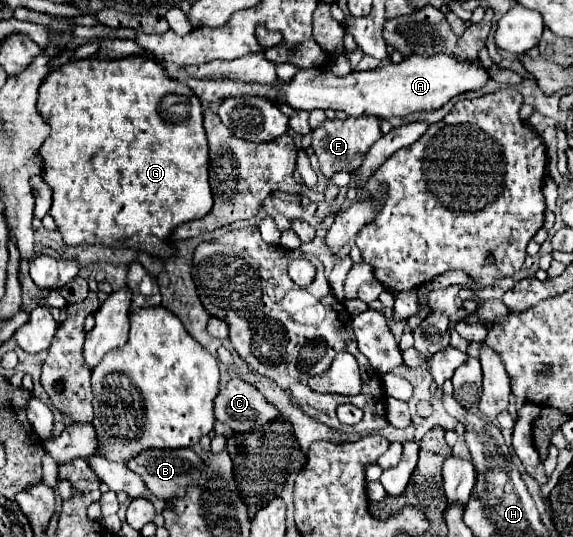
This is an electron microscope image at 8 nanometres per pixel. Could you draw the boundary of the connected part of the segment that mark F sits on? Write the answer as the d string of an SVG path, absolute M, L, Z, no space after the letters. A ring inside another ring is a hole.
M335 117L335 119L325 119L317 129L313 129L311 149L319 159L321 175L327 177L327 189L325 189L327 201L333 201L339 193L339 187L335 187L331 177L339 171L353 173L355 165L359 165L359 157L363 157L363 153L367 153L367 147L371 147L379 137L381 137L381 129L377 117L347 117L345 121Z

